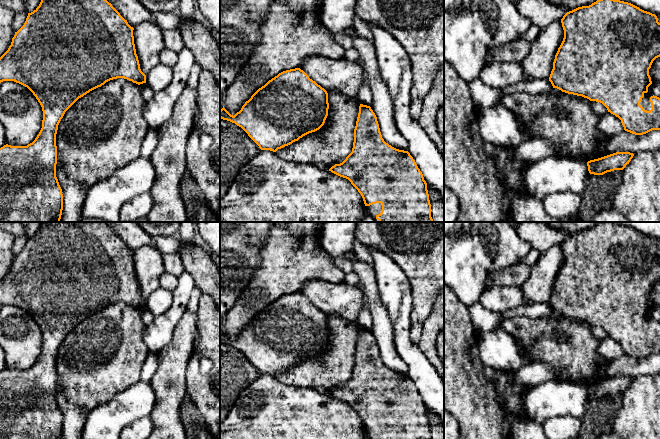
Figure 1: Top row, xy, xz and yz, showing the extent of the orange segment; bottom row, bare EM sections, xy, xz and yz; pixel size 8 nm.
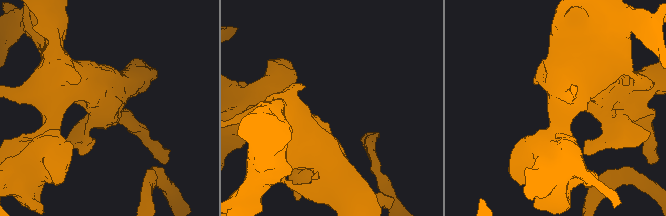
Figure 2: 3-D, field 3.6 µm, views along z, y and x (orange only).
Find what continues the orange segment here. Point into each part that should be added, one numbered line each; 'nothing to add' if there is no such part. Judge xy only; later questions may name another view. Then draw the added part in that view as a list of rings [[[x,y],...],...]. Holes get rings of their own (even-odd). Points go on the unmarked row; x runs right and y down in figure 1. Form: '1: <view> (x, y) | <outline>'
nothing to add

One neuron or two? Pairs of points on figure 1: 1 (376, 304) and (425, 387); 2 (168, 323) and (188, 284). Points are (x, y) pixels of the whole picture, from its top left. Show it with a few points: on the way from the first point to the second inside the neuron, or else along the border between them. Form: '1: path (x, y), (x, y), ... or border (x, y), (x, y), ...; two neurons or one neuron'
1: border (387, 310), (392, 325), (394, 348), (399, 356); two neurons
2: path (174, 313), (181, 294); one neuron

